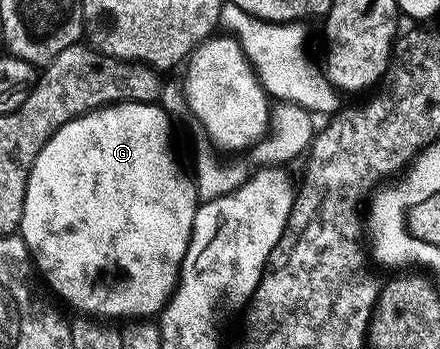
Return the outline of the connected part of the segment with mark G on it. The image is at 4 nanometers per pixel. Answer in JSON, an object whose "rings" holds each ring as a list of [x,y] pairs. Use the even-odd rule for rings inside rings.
{"rings":[[[124,101],[121,105],[105,105],[102,109],[95,109],[92,113],[58,127],[58,131],[54,131],[46,147],[38,151],[38,159],[34,159],[30,179],[26,183],[24,210],[18,233],[23,237],[28,252],[32,254],[34,268],[42,278],[43,284],[49,290],[52,288],[70,308],[77,309],[80,312],[77,314],[87,315],[92,319],[100,319],[96,317],[152,319],[164,312],[164,306],[176,290],[176,285],[180,281],[180,268],[186,259],[186,251],[192,238],[198,198],[193,178],[188,173],[187,177],[183,167],[176,162],[176,153],[172,150],[171,124],[173,122],[170,117],[156,103],[147,105]]]}

